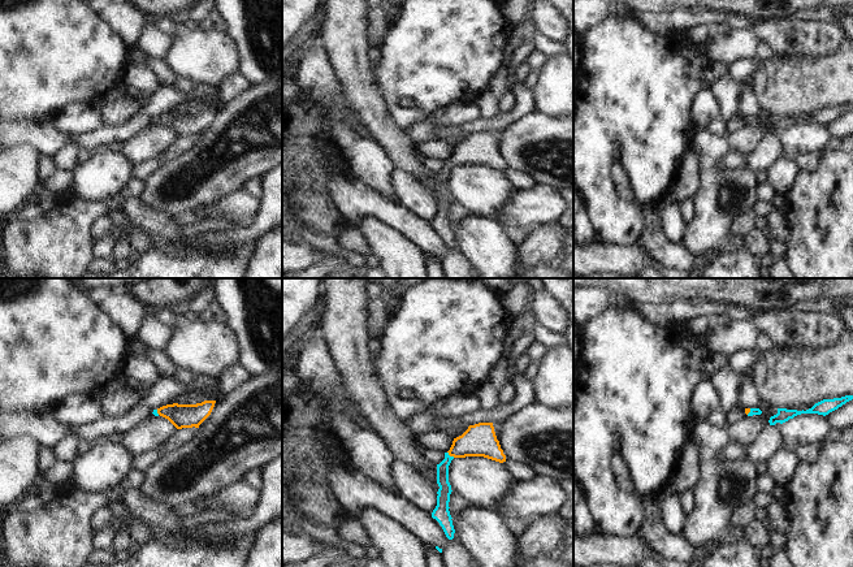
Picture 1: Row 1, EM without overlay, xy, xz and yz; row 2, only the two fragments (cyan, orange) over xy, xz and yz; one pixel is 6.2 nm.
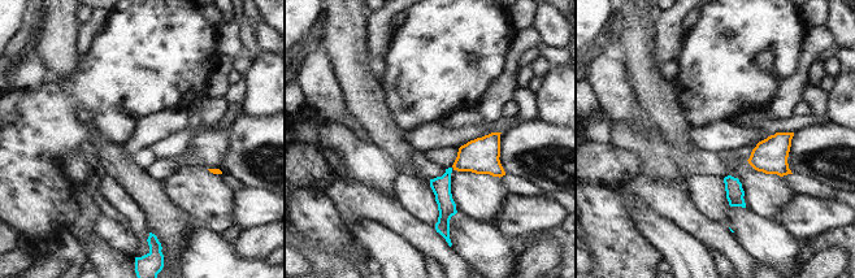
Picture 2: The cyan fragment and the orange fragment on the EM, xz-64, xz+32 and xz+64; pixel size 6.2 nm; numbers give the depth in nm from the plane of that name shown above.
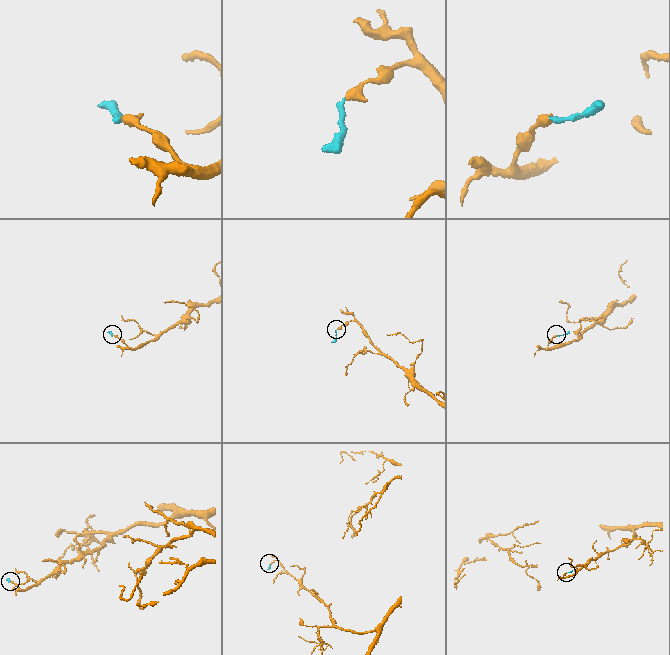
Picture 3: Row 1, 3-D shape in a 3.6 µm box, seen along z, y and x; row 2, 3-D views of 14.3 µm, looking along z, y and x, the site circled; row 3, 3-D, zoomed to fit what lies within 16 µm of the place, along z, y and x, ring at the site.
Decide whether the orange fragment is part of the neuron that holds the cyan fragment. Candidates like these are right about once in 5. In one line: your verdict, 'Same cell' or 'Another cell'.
Same cell

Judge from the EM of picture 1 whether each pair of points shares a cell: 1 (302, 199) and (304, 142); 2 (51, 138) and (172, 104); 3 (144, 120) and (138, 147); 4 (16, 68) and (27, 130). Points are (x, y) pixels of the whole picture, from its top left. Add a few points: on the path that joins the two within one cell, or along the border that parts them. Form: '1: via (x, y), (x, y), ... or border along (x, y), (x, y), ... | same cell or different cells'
1: via (304, 185), (304, 156) | same cell
2: via (81, 139), (120, 135), (142, 121) | same cell
3: border along (150, 125), (124, 143) | different cells
4: border along (50, 120), (20, 120), (13, 122) | different cells

